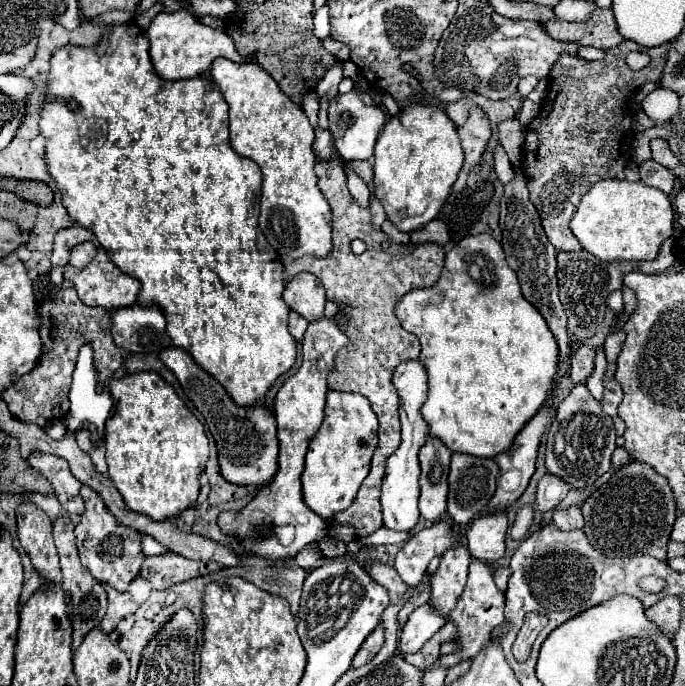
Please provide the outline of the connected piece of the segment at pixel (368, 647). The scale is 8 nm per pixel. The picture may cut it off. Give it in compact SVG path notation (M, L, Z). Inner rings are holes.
M379 626L377 630L373 630L373 634L369 634L369 638L367 638L365 644L361 646L361 650L355 654L355 658L353 658L353 668L359 668L359 666L367 664L367 662L381 650L383 642L385 642L385 628Z

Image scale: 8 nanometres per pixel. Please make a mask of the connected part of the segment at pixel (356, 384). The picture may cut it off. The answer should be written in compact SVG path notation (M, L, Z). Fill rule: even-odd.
M333 146L329 160L319 158L315 164L315 174L319 180L319 190L327 198L333 212L333 248L325 258L317 256L301 256L293 260L291 256L283 256L281 262L285 266L287 276L295 276L299 272L315 274L325 290L327 298L339 304L339 324L349 336L349 344L337 354L335 370L329 374L329 388L341 392L357 392L369 398L373 412L379 418L379 444L371 460L371 470L363 480L353 504L335 514L329 524L351 524L359 538L373 534L383 526L381 518L381 480L385 474L385 462L393 450L397 450L401 442L401 424L399 424L399 394L391 382L393 370L403 360L417 360L421 344L415 334L403 330L399 318L395 316L395 306L403 298L403 292L411 292L415 288L431 288L441 278L445 250L439 244L393 244L385 232L375 230L371 226L369 208L359 208L347 188L345 162ZM361 238L367 248L363 254L351 252L351 242Z

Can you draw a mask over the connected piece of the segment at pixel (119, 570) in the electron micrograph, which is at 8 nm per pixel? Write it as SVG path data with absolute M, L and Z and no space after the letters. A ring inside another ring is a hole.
M81 486L81 498L85 500L85 512L75 526L81 564L99 582L107 582L115 590L127 590L129 582L139 574L145 558L139 544L139 532L129 530L127 526L121 526L117 520L113 520L113 514L105 510L105 504L101 504L101 498L95 490L89 490L89 486Z

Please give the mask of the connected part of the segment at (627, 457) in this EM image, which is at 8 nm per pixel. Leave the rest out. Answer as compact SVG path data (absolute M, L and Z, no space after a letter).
M619 446L615 452L613 452L613 458L611 458L611 470L619 470L623 468L625 464L633 462L633 456L629 454L629 450L625 450L625 446Z

